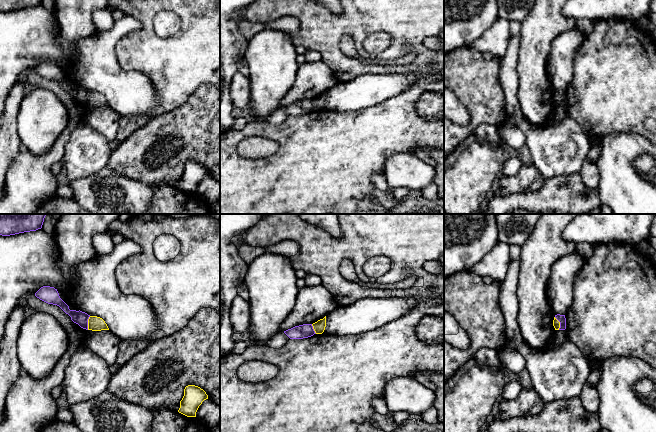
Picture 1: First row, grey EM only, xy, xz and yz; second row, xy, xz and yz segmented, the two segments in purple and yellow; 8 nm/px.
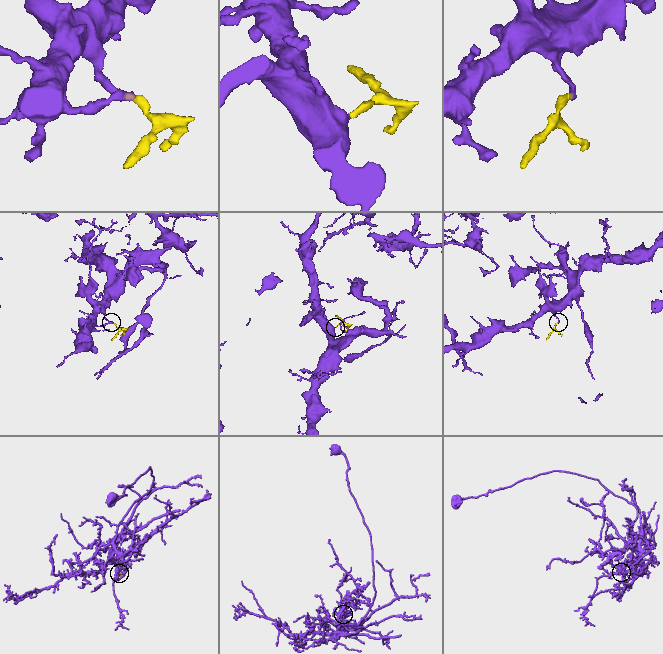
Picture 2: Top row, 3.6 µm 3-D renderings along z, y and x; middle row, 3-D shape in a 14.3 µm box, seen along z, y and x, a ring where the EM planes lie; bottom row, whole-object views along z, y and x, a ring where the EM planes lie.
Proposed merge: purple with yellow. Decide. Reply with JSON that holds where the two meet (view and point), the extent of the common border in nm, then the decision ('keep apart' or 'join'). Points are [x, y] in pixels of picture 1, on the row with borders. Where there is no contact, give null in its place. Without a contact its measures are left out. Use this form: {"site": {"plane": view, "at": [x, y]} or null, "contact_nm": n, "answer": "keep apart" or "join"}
{"site": {"plane": "xy", "at": [87, 323]}, "contact_nm": 110, "answer": "join"}

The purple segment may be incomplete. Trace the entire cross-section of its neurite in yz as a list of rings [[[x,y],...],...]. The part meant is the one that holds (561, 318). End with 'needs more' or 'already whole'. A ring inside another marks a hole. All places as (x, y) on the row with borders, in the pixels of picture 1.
[[[557,314],[553,320],[553,326],[555,330],[565,330],[566,329],[566,318],[565,315]]]; needs more

